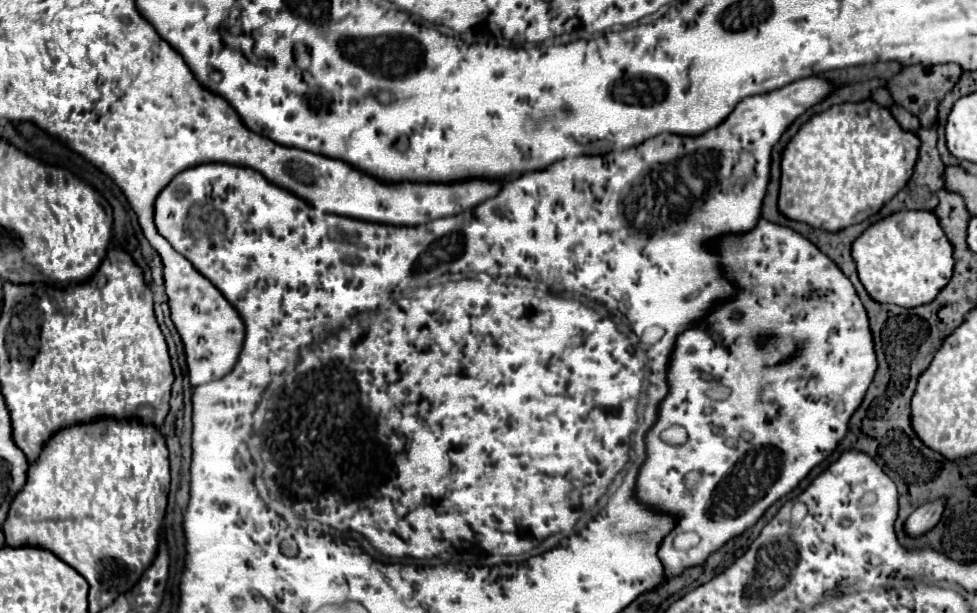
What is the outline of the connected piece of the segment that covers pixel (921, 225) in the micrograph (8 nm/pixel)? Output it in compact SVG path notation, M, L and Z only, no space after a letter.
M892 212L870 224L852 244L852 258L866 292L880 304L904 308L932 302L952 276L952 244L934 212Z

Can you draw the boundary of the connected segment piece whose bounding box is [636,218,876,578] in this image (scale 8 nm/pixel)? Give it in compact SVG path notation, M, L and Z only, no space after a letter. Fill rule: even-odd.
M760 218L752 232L738 234L736 238L724 236L718 242L718 256L728 280L744 288L744 294L712 312L710 320L716 324L712 330L716 330L718 340L706 332L694 334L692 330L676 342L668 370L670 392L664 404L660 404L658 420L646 436L648 456L636 484L636 494L642 502L652 504L660 512L678 516L676 528L664 538L658 552L668 578L678 576L690 566L704 564L706 558L732 536L756 524L764 510L780 496L792 492L796 484L836 448L838 440L844 438L848 420L860 406L876 372L876 354L864 306L852 282L810 240L786 226ZM712 380L732 390L726 400L706 396L706 390L712 388ZM674 424L686 428L688 440L684 444L674 446L660 438L662 430ZM692 470L700 472L702 478L694 488L686 488L684 476ZM678 532L696 532L700 536L698 546L684 552L676 550L672 540Z

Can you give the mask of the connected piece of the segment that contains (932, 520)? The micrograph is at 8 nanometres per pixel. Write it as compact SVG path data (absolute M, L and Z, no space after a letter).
M938 498L938 500L926 502L918 510L914 510L912 516L906 520L906 526L904 526L906 532L912 536L920 536L920 534L928 532L930 528L934 528L944 512L944 506L946 506L944 502L946 502L946 498Z

